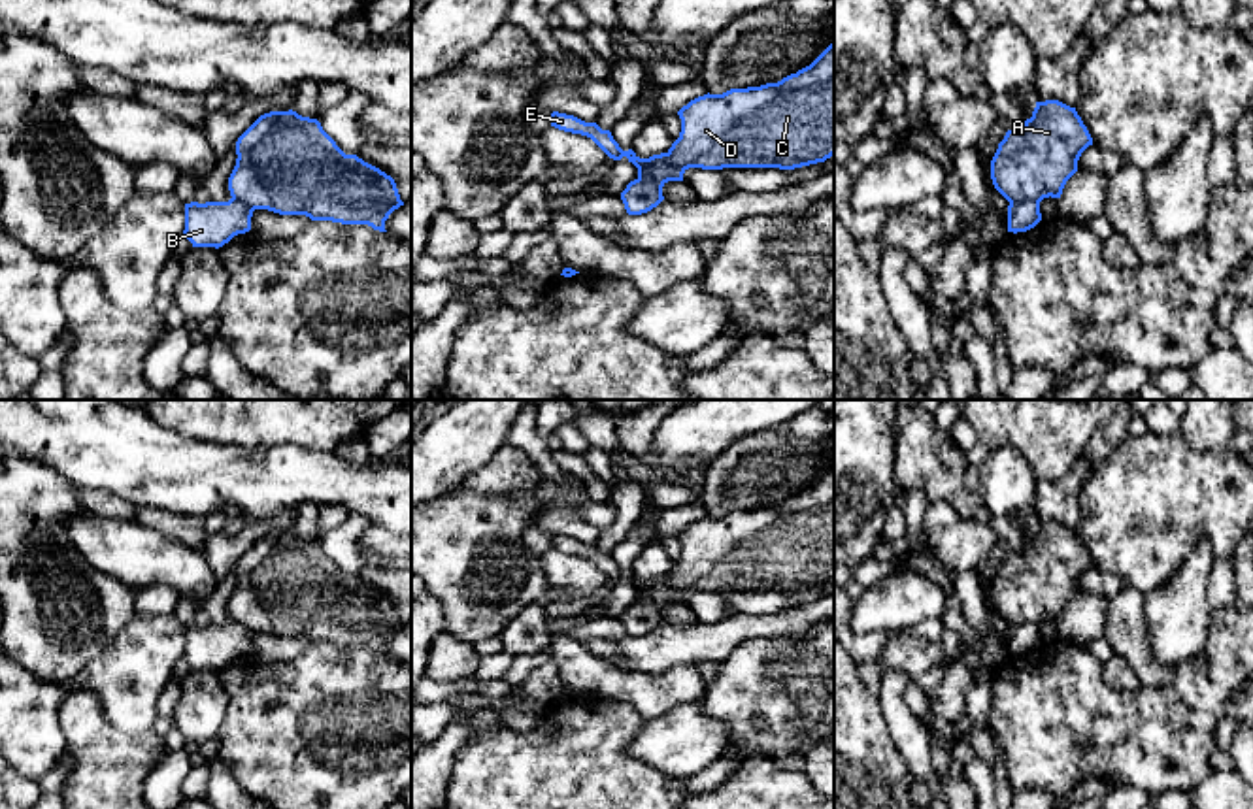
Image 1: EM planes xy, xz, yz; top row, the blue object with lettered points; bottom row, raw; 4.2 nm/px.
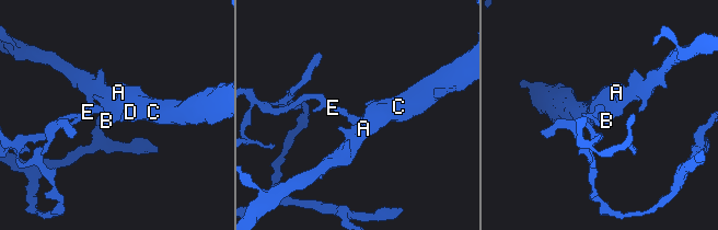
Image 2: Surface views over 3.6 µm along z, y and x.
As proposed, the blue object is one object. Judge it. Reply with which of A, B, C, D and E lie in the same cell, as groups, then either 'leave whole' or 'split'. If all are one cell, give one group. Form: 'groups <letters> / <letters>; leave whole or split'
groups A C D / B E; split

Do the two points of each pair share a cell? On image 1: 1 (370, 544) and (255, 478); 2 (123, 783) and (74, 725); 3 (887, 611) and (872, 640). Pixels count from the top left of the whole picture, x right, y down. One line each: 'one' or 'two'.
1: two
2: one
3: two

